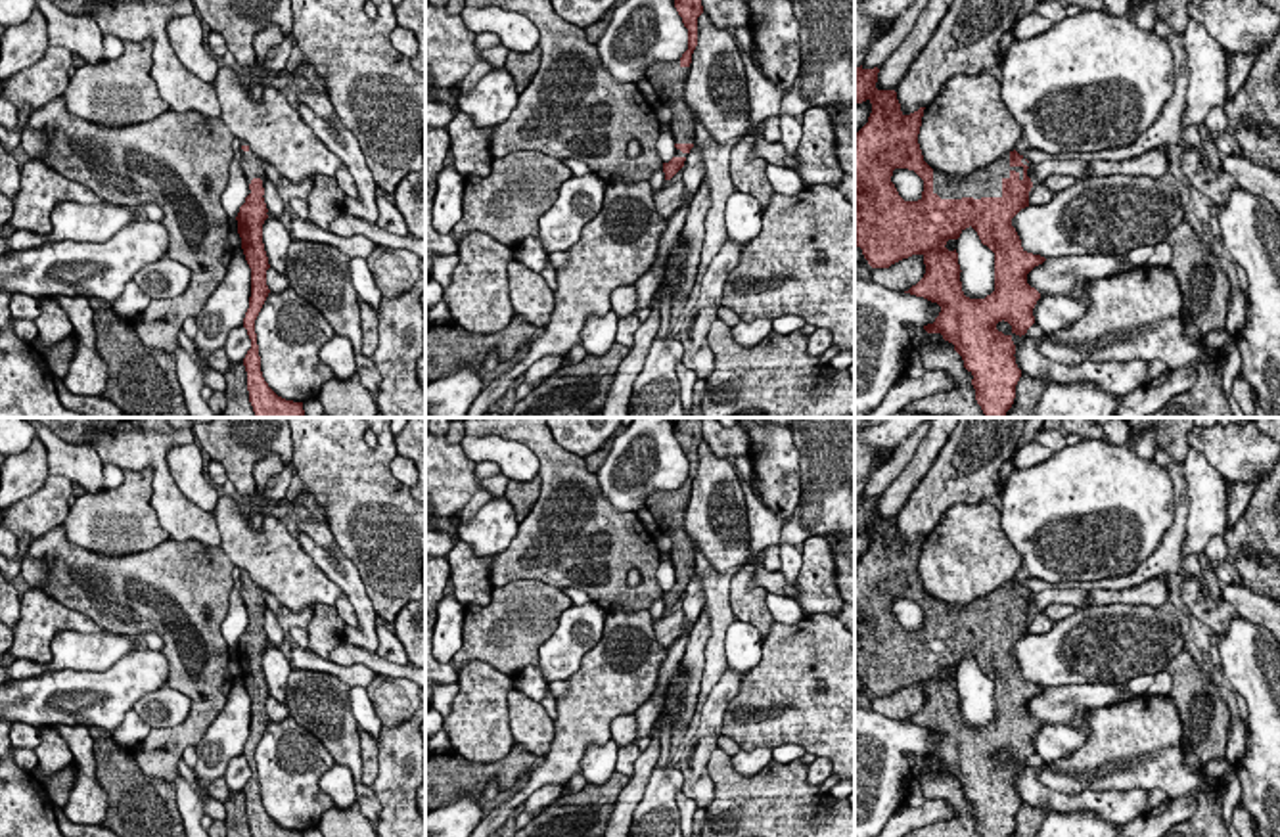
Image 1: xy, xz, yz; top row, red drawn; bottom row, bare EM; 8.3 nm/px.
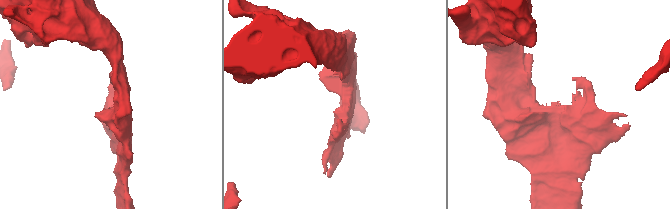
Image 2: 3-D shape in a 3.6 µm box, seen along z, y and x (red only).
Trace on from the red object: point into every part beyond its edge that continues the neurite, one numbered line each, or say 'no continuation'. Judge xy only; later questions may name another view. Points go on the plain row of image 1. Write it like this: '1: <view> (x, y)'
1: xy (253, 596)

